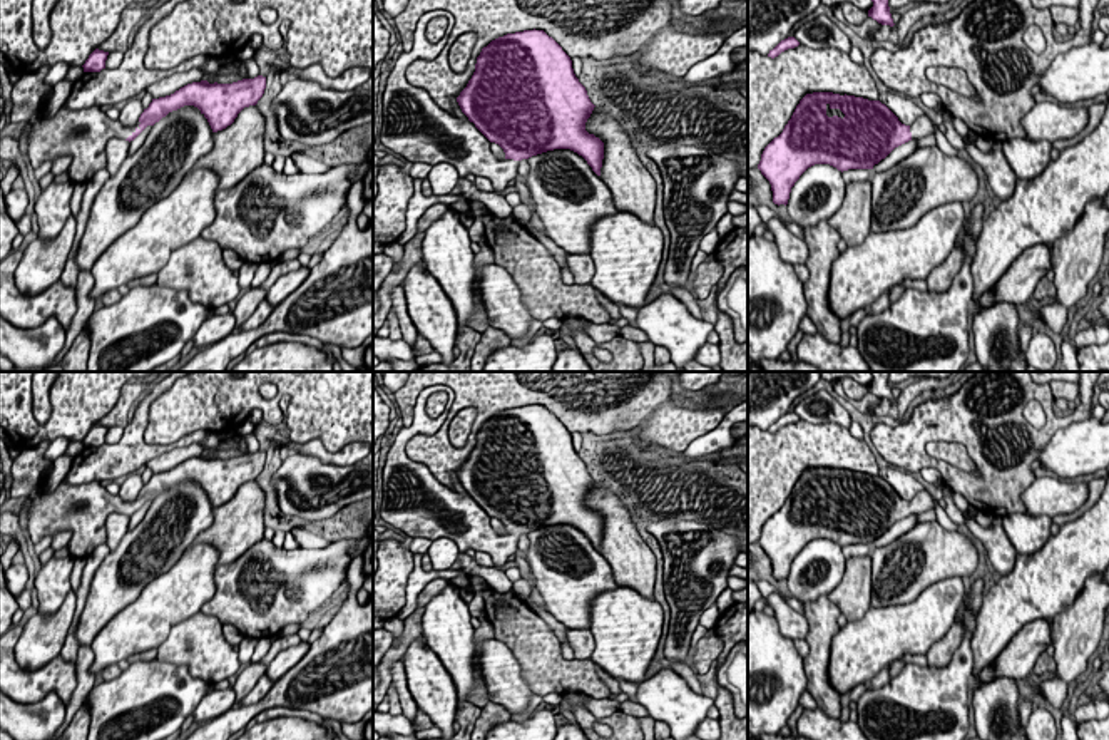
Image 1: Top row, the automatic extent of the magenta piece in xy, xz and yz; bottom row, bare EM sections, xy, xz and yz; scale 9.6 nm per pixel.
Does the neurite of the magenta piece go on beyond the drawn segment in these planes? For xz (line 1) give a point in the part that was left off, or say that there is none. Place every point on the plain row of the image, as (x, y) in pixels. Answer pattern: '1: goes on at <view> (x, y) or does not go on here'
1: goes on at xz (413, 501)

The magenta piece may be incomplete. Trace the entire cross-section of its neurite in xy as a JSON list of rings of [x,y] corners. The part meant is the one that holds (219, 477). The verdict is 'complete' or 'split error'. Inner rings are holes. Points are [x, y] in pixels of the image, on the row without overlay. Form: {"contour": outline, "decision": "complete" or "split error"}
{"contour": [[[266,452],[243,454],[233,459],[192,457],[171,470],[152,474],[134,501],[112,496],[100,482],[67,484],[47,496],[38,496],[28,506],[28,534],[33,544],[45,536],[70,531],[67,544],[70,556],[87,558],[107,541],[107,517],[112,512],[134,516],[147,501],[154,501],[169,487],[194,480],[207,494],[212,507],[234,497],[238,489],[256,480],[266,464]]], "decision": "split error"}

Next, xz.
{"contour": [[[447,385],[420,392],[413,422],[401,427],[383,467],[381,519],[410,537],[448,537],[460,552],[487,552],[493,568],[519,549],[522,534],[570,524],[600,551],[604,517],[585,506],[594,486],[570,432],[544,405],[492,415],[457,472],[465,494],[442,484],[425,464],[406,455],[411,437],[433,435],[445,424],[455,393]],[[445,392],[445,410],[432,419],[427,400]]], "decision": "split error"}

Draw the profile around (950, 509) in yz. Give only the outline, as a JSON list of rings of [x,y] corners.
[[[942,484],[943,501],[947,502],[945,512],[957,526],[962,526],[963,514],[955,507],[953,499],[952,499],[952,492],[953,491],[948,486]]]

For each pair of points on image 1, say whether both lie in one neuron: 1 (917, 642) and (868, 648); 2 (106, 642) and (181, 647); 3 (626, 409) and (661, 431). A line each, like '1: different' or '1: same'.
1: same
2: different
3: same

